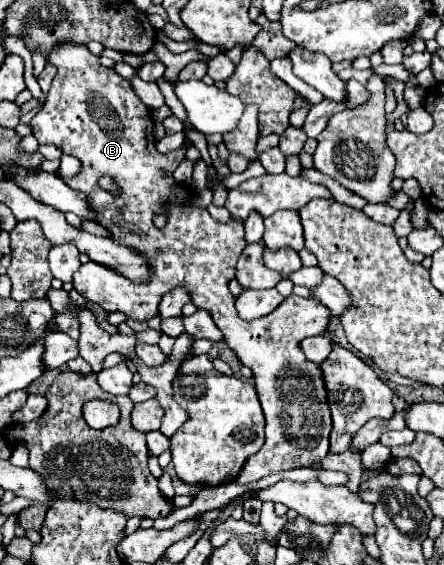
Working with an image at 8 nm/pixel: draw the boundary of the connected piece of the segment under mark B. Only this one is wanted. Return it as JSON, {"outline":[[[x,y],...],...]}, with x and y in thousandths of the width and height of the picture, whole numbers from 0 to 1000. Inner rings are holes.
{"outline":[[[137,78],[128,92],[119,92],[110,110],[128,117],[128,135],[115,145],[115,159],[106,163],[106,177],[97,191],[70,212],[74,241],[92,255],[124,255],[128,262],[142,265],[142,273],[164,273],[169,280],[182,283],[182,308],[160,315],[155,329],[196,347],[200,368],[214,375],[218,396],[241,404],[250,421],[264,432],[277,432],[295,442],[318,446],[336,467],[336,496],[304,503],[300,496],[282,492],[255,474],[241,474],[223,464],[196,464],[164,488],[169,513],[196,531],[218,535],[241,552],[268,549],[286,563],[318,570],[318,566],[340,566],[345,559],[354,559],[354,538],[372,517],[390,510],[417,510],[430,524],[430,535],[444,545],[475,552],[489,581],[502,588],[502,602],[538,630],[538,637],[570,655],[579,701],[588,708],[592,733],[601,743],[592,793],[574,807],[565,807],[565,814],[556,814],[556,821],[547,825],[547,835],[534,842],[529,853],[543,860],[556,860],[606,839],[714,825],[741,804],[745,733],[736,722],[736,694],[727,687],[718,644],[705,644],[687,634],[687,627],[673,616],[673,605],[691,595],[727,591],[741,573],[745,549],[732,545],[714,527],[673,527],[655,520],[606,559],[592,559],[588,566],[565,566],[565,570],[543,566],[529,549],[529,524],[516,517],[516,499],[529,488],[529,467],[556,432],[547,421],[547,396],[529,389],[511,396],[484,393],[462,368],[435,365],[432,338],[417,327],[394,322],[390,301],[417,280],[412,276],[417,258],[376,273],[363,273],[349,262],[340,195],[304,166],[295,145],[273,138],[255,120],[227,117],[223,103],[209,99],[196,88],[196,81]],[[236,308],[245,308],[255,322],[268,329],[268,343],[250,343],[223,329],[223,319]],[[367,372],[376,375],[376,396],[367,404],[354,404],[349,382]]]}

